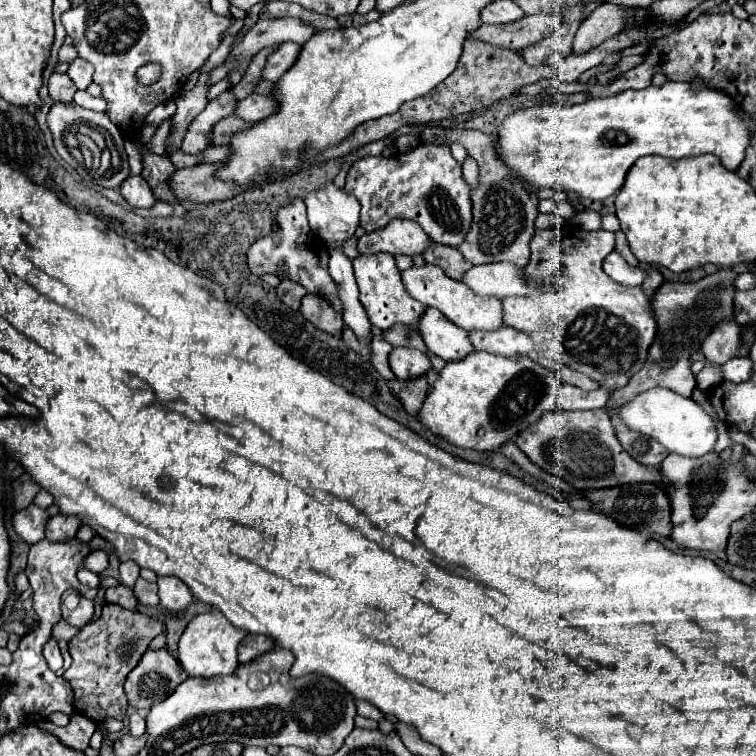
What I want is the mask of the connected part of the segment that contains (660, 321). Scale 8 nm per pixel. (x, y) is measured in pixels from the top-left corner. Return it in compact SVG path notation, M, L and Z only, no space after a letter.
M721 268L715 274L709 274L701 278L699 282L663 282L653 298L651 308L657 322L657 334L649 348L647 360L643 368L629 380L629 384L617 392L617 400L623 402L625 398L633 398L635 394L663 386L669 388L681 396L691 396L695 390L695 376L691 372L691 354L701 348L703 340L711 334L717 324L723 320L733 320L733 298L735 298L735 278L737 272L731 268Z

